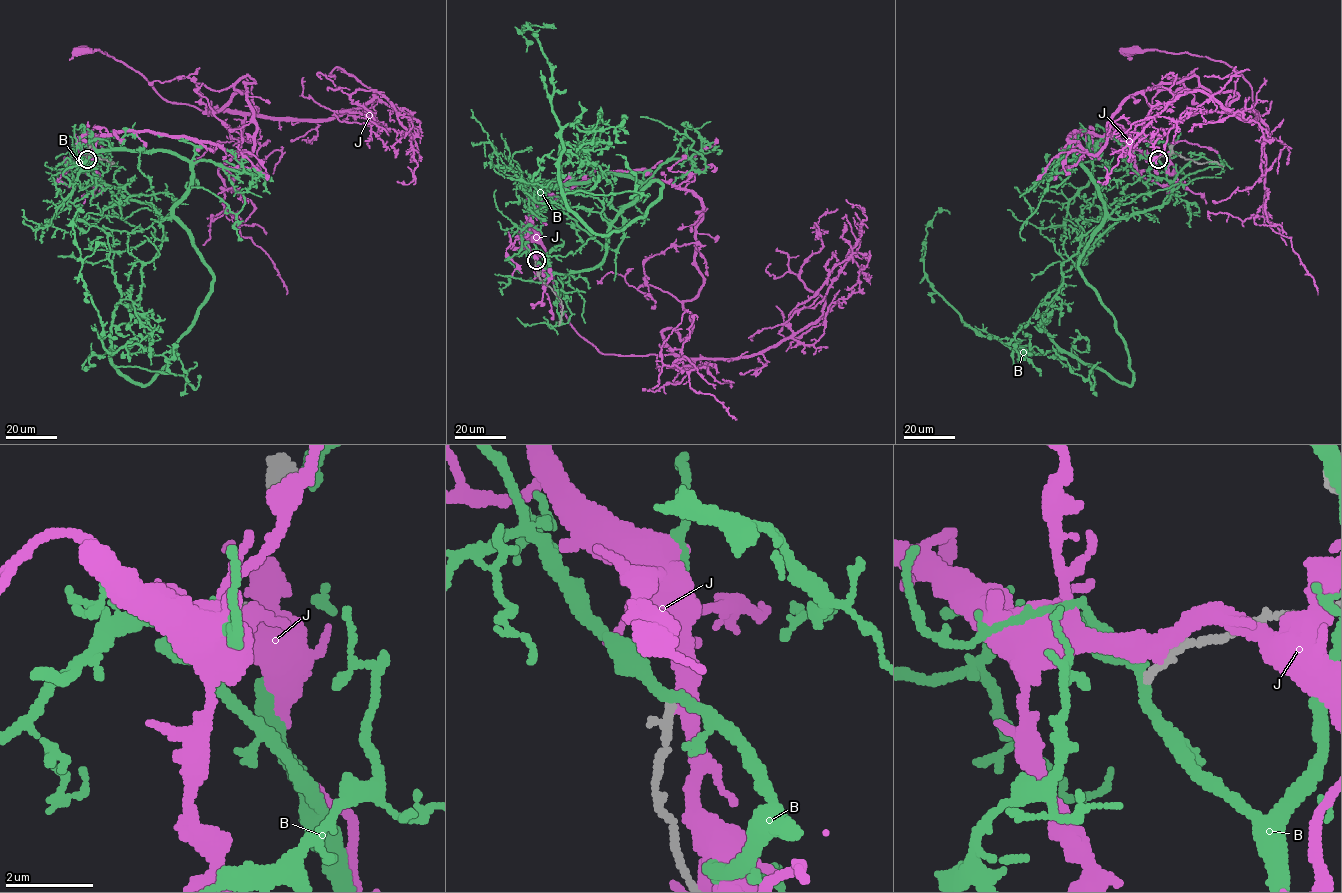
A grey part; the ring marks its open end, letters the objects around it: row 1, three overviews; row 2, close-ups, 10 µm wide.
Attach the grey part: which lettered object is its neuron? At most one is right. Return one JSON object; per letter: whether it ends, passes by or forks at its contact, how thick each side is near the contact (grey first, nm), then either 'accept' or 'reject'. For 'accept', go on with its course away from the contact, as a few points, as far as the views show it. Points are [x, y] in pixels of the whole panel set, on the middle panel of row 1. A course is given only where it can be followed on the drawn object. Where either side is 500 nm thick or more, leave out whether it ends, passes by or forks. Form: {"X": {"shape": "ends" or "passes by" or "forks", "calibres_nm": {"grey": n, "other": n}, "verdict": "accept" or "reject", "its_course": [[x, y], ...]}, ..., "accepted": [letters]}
{"B": {"shape": "passes by", "calibres_nm": {"grey": 190, "other": 260}, "verdict": "reject"}, "J": {"shape": "passes by", "calibres_nm": {"grey": 240, "other": 360}, "verdict": "reject"}, "accepted": []}

